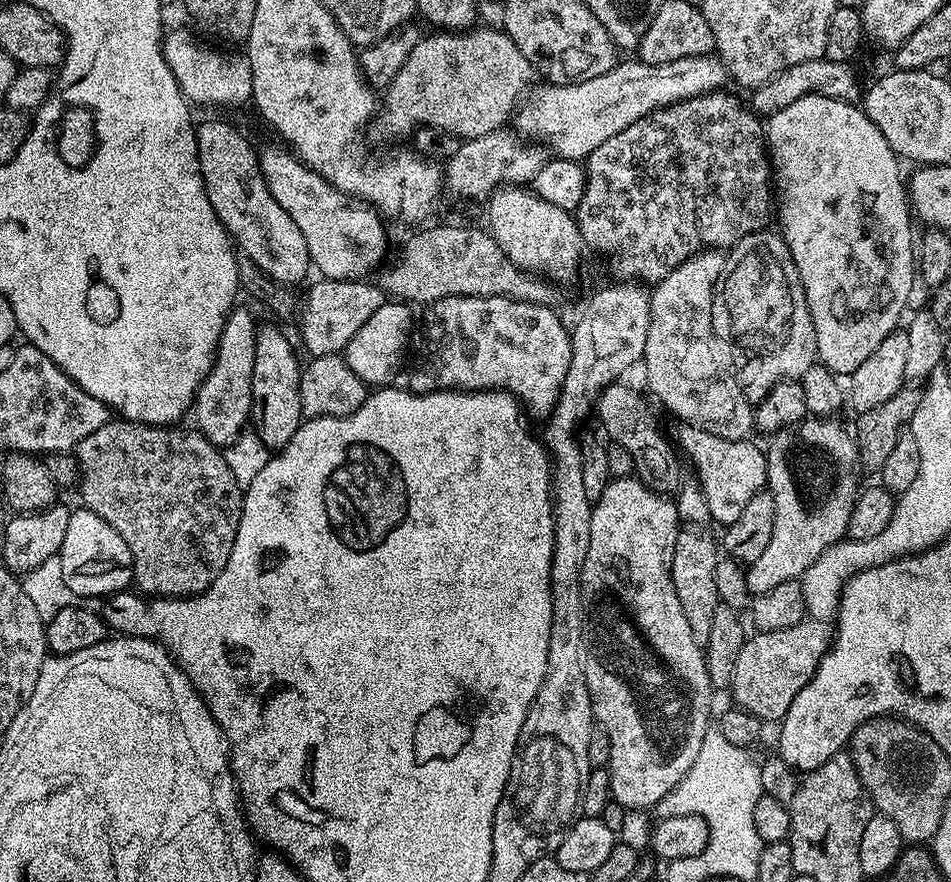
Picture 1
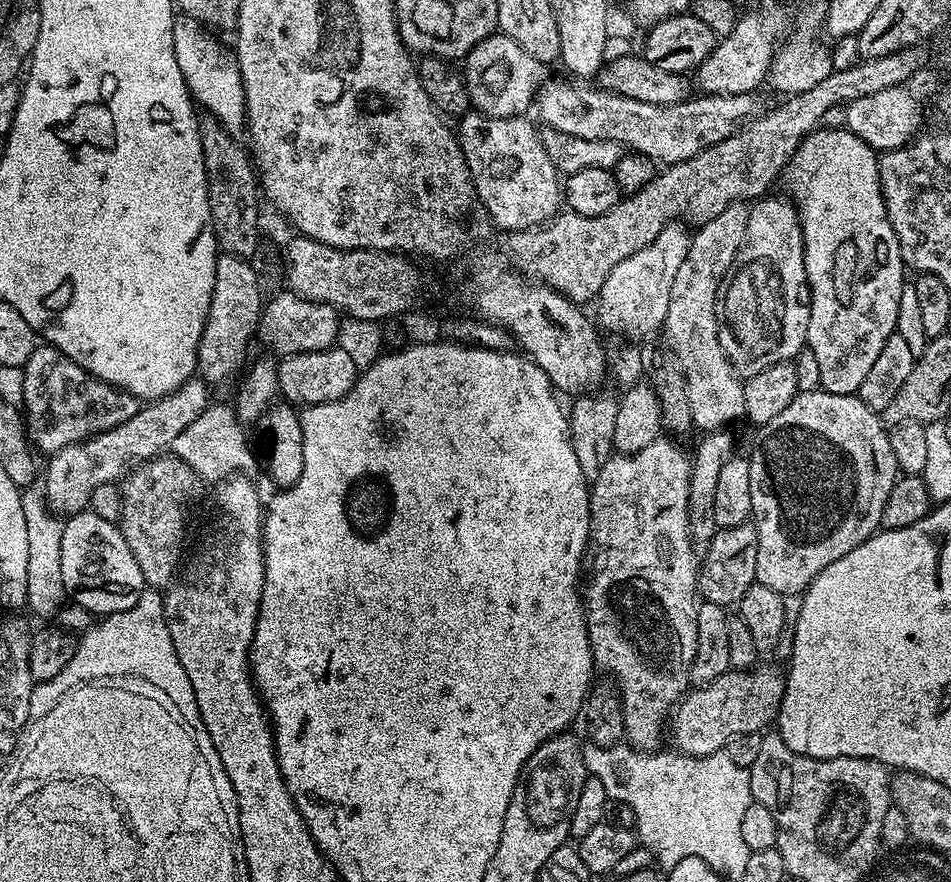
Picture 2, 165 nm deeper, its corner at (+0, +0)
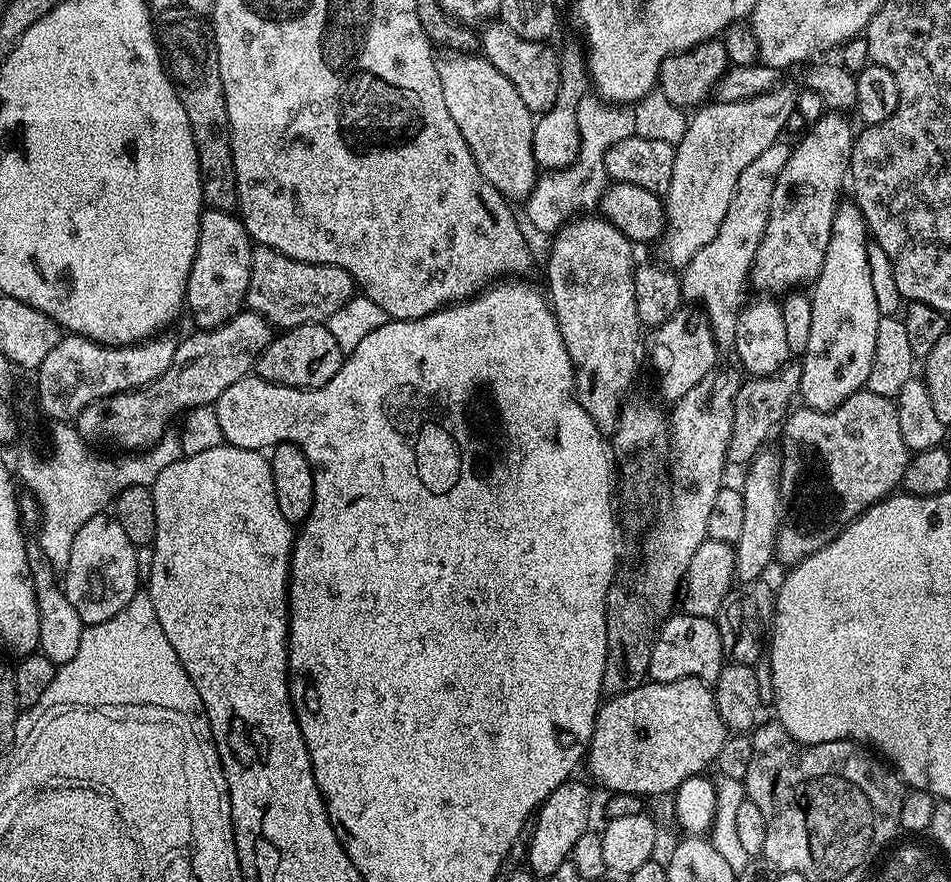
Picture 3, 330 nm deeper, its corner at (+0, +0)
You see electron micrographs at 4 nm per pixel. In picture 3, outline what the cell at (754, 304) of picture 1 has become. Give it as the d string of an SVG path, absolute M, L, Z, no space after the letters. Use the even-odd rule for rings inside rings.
M836 110L825 111L820 119L799 137L800 145L789 151L788 160L778 174L778 182L774 186L774 194L770 202L770 218L766 226L766 234L758 246L758 254L754 258L750 273L751 283L765 288L768 291L765 293L787 293L797 286L804 286L807 280L808 283L815 281L822 270L824 252L832 237L832 219L836 217L836 210L842 203L840 191L846 188L846 177L852 167L854 128L852 132L844 116L847 115Z

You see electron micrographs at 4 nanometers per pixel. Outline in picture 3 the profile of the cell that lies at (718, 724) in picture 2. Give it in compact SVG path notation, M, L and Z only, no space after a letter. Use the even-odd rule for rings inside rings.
M679 680L678 682L666 682L665 684L657 684L655 682L645 682L639 684L636 688L626 690L622 694L605 699L600 706L600 712L596 716L596 725L592 731L592 741L588 743L586 753L586 768L592 771L592 776L601 784L602 787L608 788L609 793L629 792L643 798L649 796L664 796L675 793L682 782L686 782L691 776L701 775L705 771L704 767L715 765L718 750L722 750L724 741L728 739L730 733L725 728L722 718L718 714L718 706L713 689L702 680Z

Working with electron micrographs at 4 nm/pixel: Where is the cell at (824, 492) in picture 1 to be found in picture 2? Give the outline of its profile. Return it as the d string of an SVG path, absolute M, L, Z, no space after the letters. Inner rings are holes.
M823 390L815 392L797 392L796 397L778 414L778 418L770 418L770 422L759 425L755 429L756 441L752 444L752 456L747 457L750 466L750 502L752 503L751 519L756 525L758 534L758 558L756 559L756 583L770 586L778 595L800 596L818 578L826 566L838 562L850 550L862 546L871 536L875 536L881 527L882 510L886 510L886 498L890 498L890 490L894 490L894 482L898 479L898 469L894 450L890 450L889 429L883 419L866 402L860 400L859 395L830 394Z

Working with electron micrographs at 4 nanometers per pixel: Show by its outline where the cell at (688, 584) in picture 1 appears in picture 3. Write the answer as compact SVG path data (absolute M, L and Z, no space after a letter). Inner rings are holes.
M789 362L783 364L774 374L754 376L741 383L740 390L736 395L734 430L730 434L730 446L728 447L729 465L747 465L762 451L767 445L764 443L767 442L768 435L775 428L777 431L778 425L789 415L790 409L797 403L801 382L802 363Z

